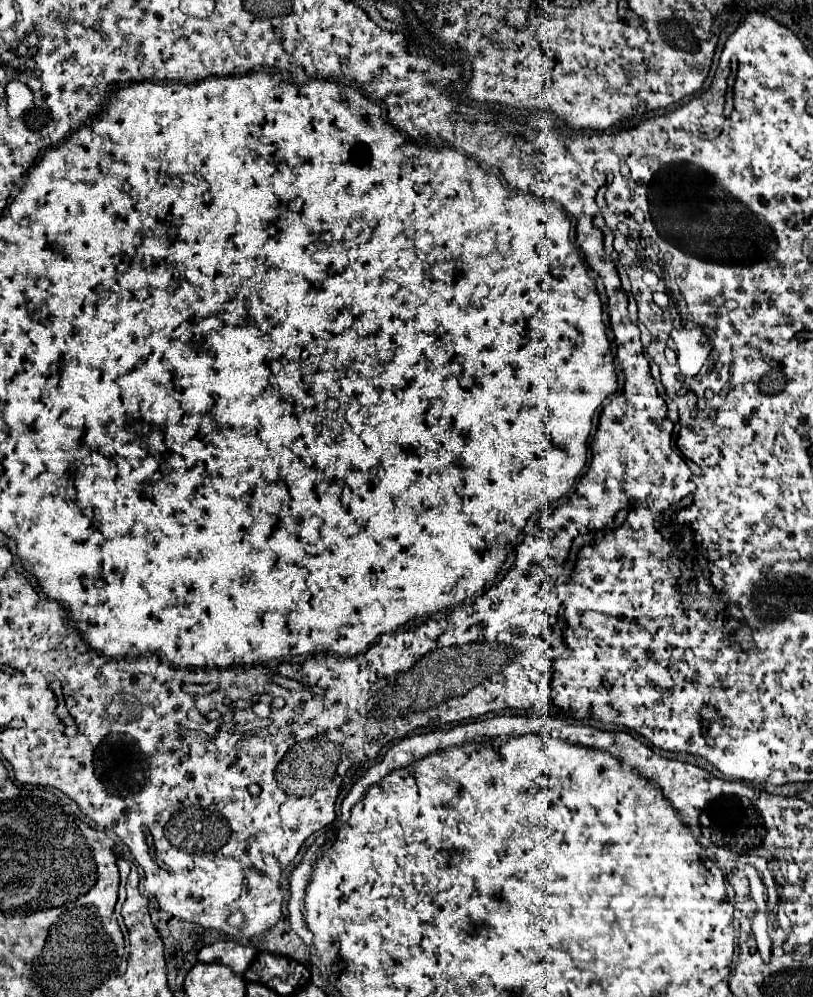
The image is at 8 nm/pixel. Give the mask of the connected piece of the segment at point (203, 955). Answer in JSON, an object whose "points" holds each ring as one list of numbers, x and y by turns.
{"points":[[216,941,198,953,198,961,222,963,222,965,228,965,236,975,244,975,254,955,256,955,254,947,242,947,234,941]]}

